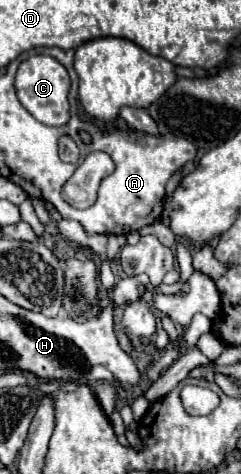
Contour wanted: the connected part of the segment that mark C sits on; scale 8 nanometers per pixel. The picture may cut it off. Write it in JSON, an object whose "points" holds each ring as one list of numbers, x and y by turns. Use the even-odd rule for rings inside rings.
{"points":[[32,55,30,59,22,61,16,73,16,93,22,105,44,125,60,127,70,121,70,103,68,103,68,91,70,91,70,77,66,67,56,61,50,55]]}

